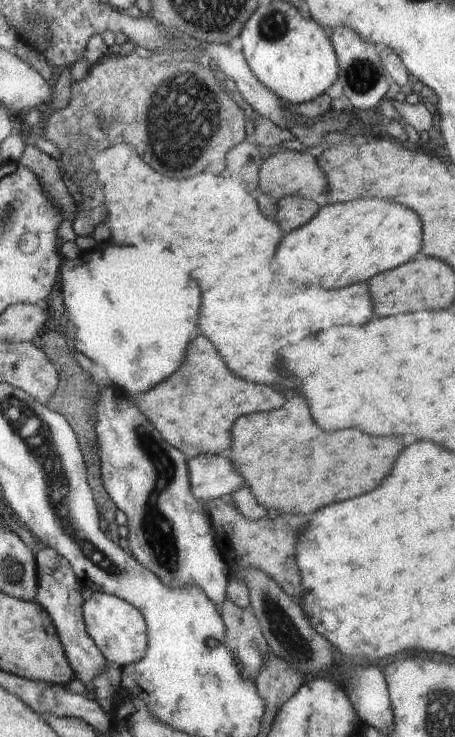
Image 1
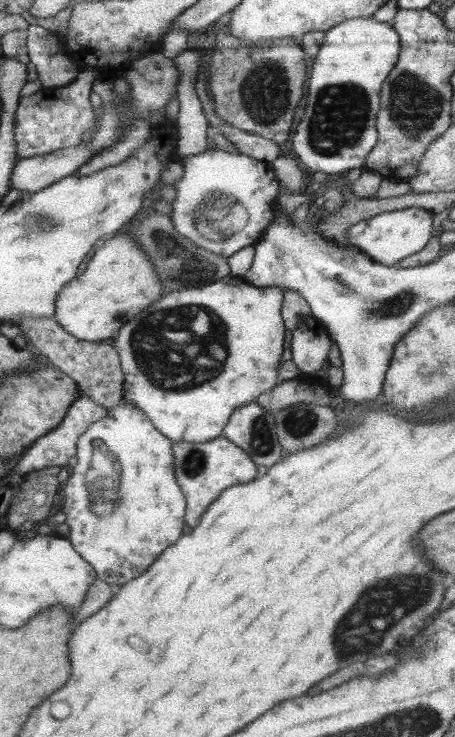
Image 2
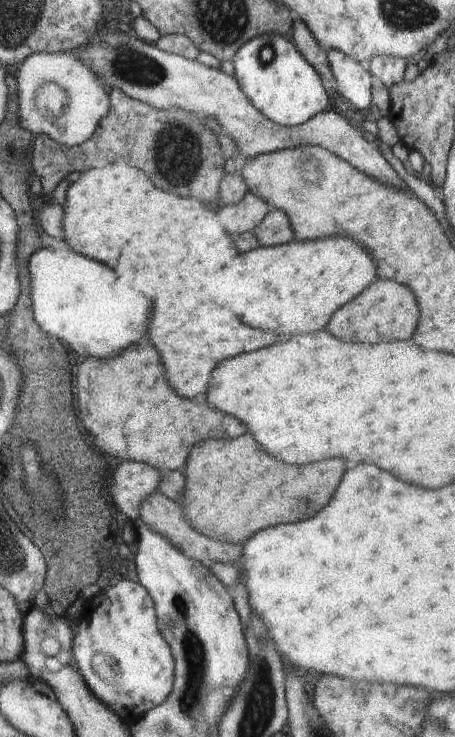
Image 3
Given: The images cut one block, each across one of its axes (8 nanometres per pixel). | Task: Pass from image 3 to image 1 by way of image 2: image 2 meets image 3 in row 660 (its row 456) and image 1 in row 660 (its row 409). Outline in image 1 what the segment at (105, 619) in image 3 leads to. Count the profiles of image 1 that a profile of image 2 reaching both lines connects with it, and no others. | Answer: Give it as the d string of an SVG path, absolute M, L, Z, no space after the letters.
M94 591L91 598L84 601L82 612L86 632L106 661L116 664L118 668L124 668L128 664L140 662L146 656L148 648L146 621L134 606L117 596Z

